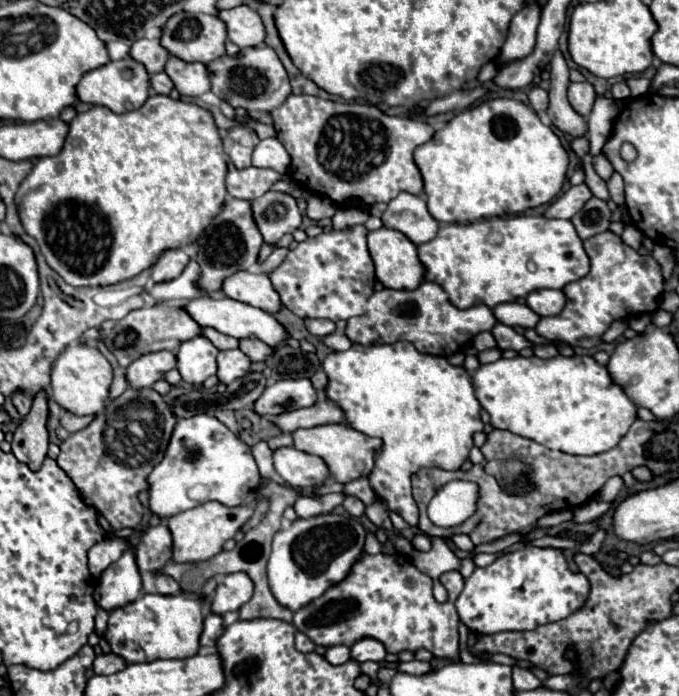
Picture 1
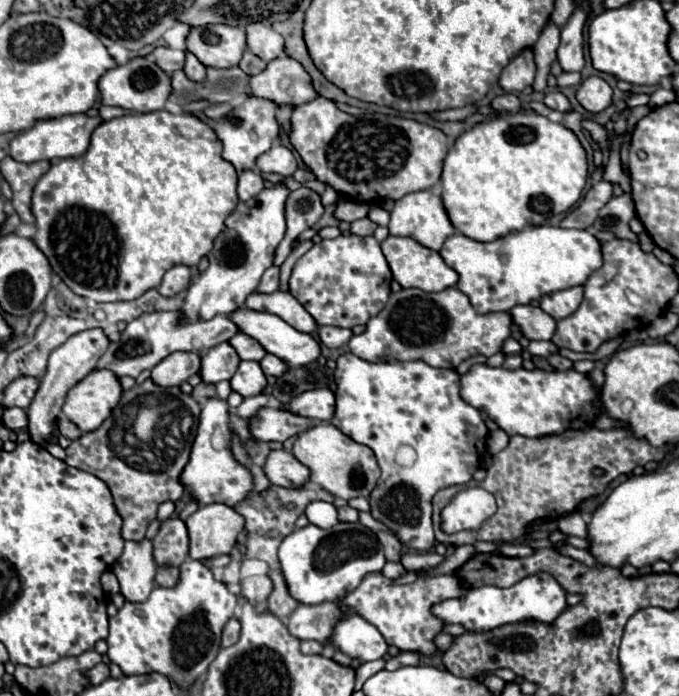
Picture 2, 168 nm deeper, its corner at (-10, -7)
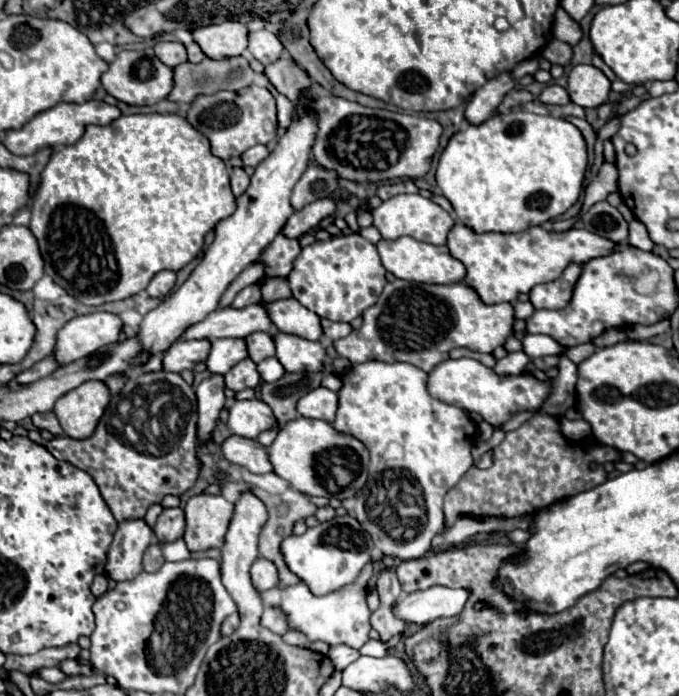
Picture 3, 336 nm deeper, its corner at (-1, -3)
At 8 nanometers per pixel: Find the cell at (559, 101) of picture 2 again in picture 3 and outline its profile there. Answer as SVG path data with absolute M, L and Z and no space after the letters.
M555 83L547 85L547 87L541 91L539 99L541 99L541 103L545 103L545 105L565 105L565 103L571 101L569 95L567 95L567 91L565 91L563 87L555 85Z

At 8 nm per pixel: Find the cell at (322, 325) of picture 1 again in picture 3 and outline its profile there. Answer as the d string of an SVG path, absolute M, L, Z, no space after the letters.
M321 319L321 327L323 327L323 335L329 339L341 339L345 335L349 335L353 329L349 323L333 323L329 319Z

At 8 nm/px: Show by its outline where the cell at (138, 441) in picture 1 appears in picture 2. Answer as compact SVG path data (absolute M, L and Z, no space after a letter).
M146 379L144 383L122 393L118 407L96 431L84 433L80 439L72 441L70 447L66 449L64 461L70 467L88 471L110 487L114 505L120 517L124 519L122 525L124 539L142 541L146 535L146 527L150 525L150 521L156 519L158 505L164 501L178 501L184 495L186 487L182 485L180 477L190 459L190 449L196 439L198 417L200 417L200 405L192 395L182 393L180 387L158 387L152 379Z

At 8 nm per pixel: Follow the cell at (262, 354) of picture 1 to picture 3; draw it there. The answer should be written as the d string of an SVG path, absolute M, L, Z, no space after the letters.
M267 357L261 363L257 363L257 371L259 371L261 379L267 381L267 383L273 383L273 381L281 379L281 375L285 373L285 369L281 367L281 363L275 357Z

